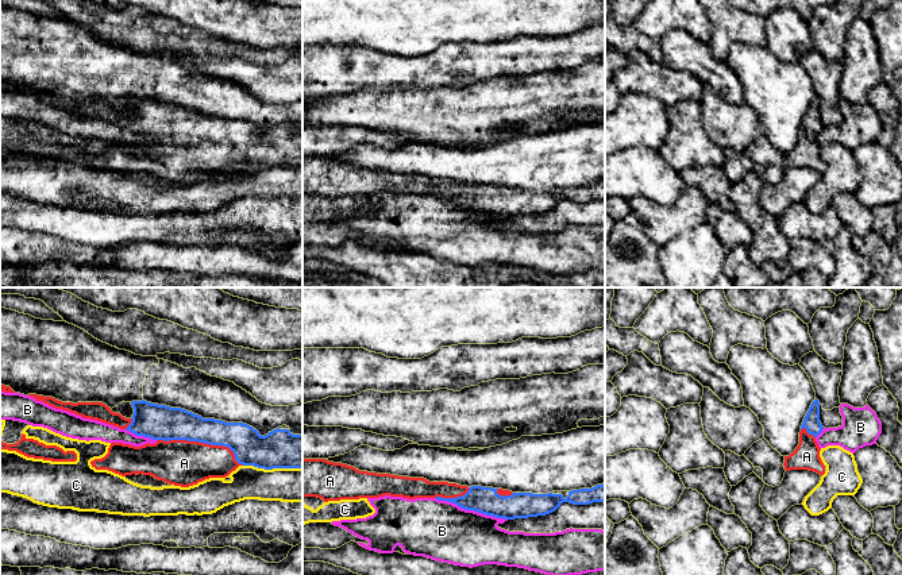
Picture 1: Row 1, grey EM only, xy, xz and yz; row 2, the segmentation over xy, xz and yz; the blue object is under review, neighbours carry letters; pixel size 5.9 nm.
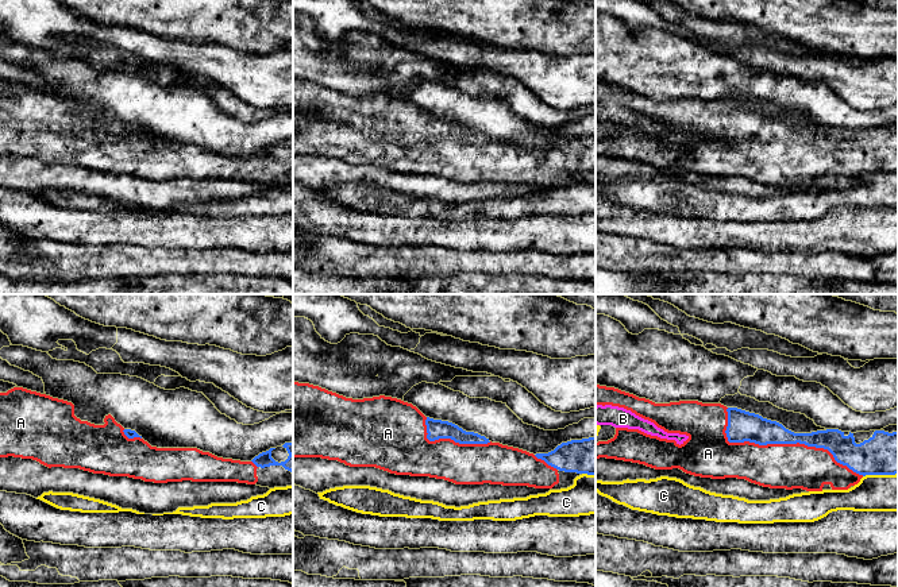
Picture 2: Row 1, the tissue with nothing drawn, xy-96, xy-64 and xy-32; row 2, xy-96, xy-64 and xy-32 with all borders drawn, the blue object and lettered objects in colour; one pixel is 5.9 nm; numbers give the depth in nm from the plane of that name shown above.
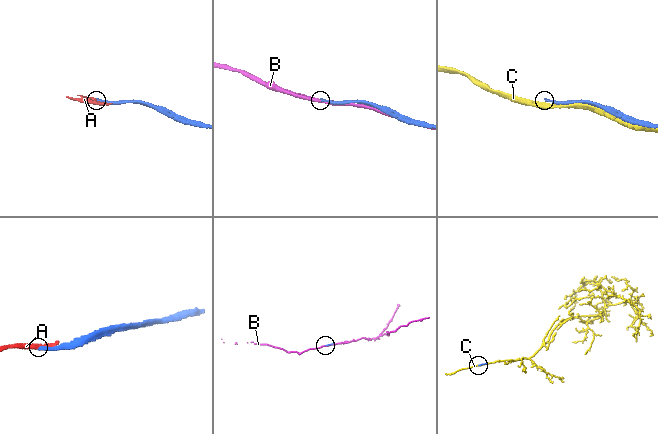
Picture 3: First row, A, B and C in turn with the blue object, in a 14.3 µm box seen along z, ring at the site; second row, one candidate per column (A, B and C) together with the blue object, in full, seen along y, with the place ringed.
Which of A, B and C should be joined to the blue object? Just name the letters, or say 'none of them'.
A

